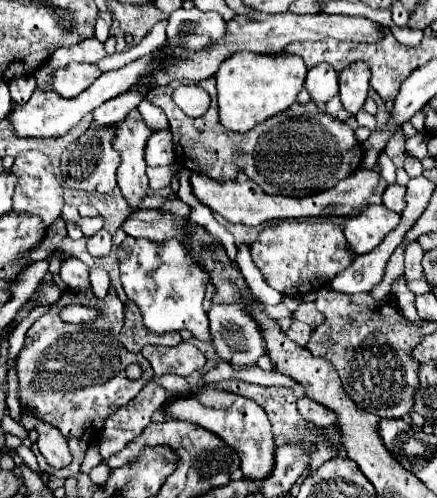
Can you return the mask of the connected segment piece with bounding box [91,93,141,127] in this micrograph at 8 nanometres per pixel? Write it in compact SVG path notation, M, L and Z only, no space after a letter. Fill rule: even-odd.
M125 93L125 97L117 97L117 101L107 101L105 105L97 107L91 113L93 125L109 127L121 121L121 117L125 117L125 113L129 113L129 109L135 109L139 103L141 103L141 97L137 97L137 93Z

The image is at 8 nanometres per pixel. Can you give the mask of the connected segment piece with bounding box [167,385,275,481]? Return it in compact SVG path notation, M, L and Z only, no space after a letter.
M213 385L199 389L197 393L185 397L185 401L173 401L167 405L167 413L171 419L183 419L193 421L219 437L227 445L233 445L241 453L241 471L247 479L263 481L273 473L275 467L275 445L273 445L273 433L269 419L265 411L255 403L235 393L225 393Z

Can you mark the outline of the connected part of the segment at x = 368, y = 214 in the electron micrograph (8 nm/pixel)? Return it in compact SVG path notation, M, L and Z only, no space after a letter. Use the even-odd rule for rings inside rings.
M367 205L359 215L345 219L343 233L347 247L353 255L365 255L373 251L383 237L395 229L399 215L389 211L385 205Z

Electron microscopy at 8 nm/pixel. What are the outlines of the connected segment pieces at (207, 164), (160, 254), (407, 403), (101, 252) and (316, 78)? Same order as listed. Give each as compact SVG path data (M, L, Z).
M173 81L173 85L165 85L163 89L153 89L147 97L151 103L159 105L169 119L177 153L175 161L193 173L205 173L215 181L233 181L237 177L237 169L243 169L245 175L265 193L303 197L325 191L359 169L361 145L355 139L355 131L343 121L329 117L313 101L305 105L295 103L249 133L233 133L219 121L215 81L199 81L197 85L211 95L209 111L197 119L185 115L173 103L171 93L179 87L177 81Z
M127 237L117 247L117 257L121 265L121 285L127 297L141 309L143 323L149 331L167 333L187 329L195 335L195 339L211 341L207 313L203 311L209 273L205 273L205 269L191 259L181 241L149 241Z
M321 287L317 291L315 305L325 315L325 321L313 329L307 349L313 355L323 357L333 363L333 367L337 369L337 373L343 381L343 389L357 403L357 407L361 407L363 411L369 411L369 413L375 413L383 419L403 419L411 411L413 397L417 391L419 363L413 361L411 349L421 339L419 331L415 327L411 327L411 323L403 317L403 313L399 313L395 309L391 299L375 301L369 293L341 295L341 293L333 293L327 287Z
M105 229L97 231L95 235L91 235L91 237L87 239L87 249L89 249L89 253L91 253L93 257L105 257L105 255L109 255L111 247L113 247L111 235L109 235Z
M317 65L309 69L305 89L317 103L327 103L337 95L337 71L331 65Z

